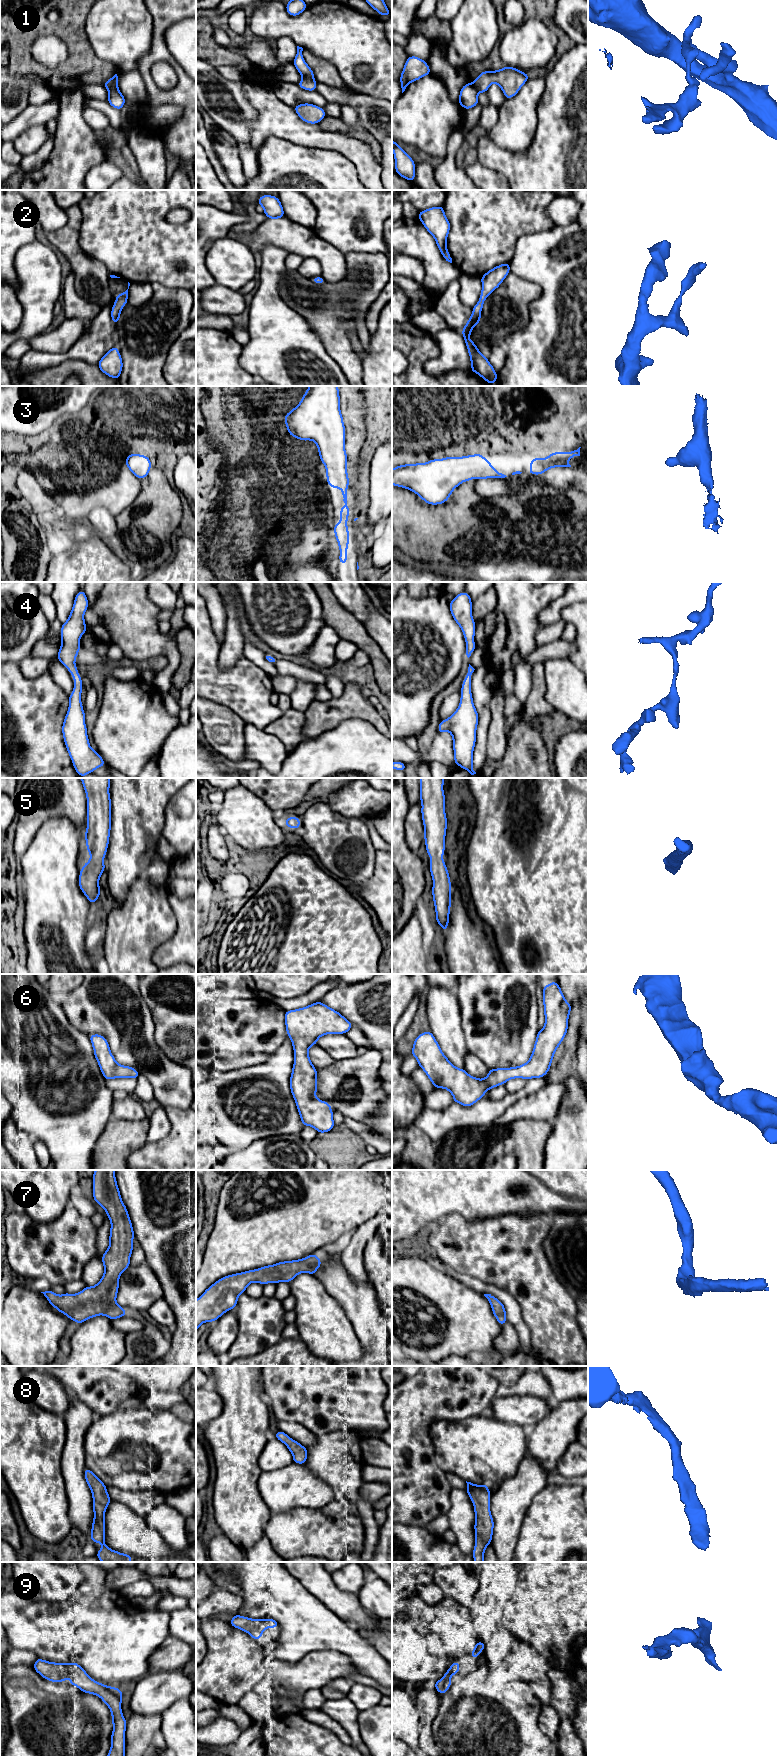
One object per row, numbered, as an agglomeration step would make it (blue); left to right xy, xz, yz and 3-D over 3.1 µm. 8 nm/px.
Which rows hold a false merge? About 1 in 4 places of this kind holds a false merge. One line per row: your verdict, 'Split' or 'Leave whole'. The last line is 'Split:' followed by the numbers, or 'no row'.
1: Split
2: Leave whole
3: Leave whole
4: Leave whole
5: Leave whole
6: Leave whole
7: Leave whole
8: Leave whole
9: Leave whole
Split: 1

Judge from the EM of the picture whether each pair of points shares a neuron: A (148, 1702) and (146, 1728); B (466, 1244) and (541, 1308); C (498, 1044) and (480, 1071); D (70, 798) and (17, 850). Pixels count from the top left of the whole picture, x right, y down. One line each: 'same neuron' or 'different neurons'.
A: different neurons
B: same neuron
C: different neurons
D: same neuron

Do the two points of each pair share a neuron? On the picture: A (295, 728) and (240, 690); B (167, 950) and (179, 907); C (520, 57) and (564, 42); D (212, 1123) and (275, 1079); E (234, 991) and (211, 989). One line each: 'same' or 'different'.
A: different
B: same
C: different
D: same
E: same

